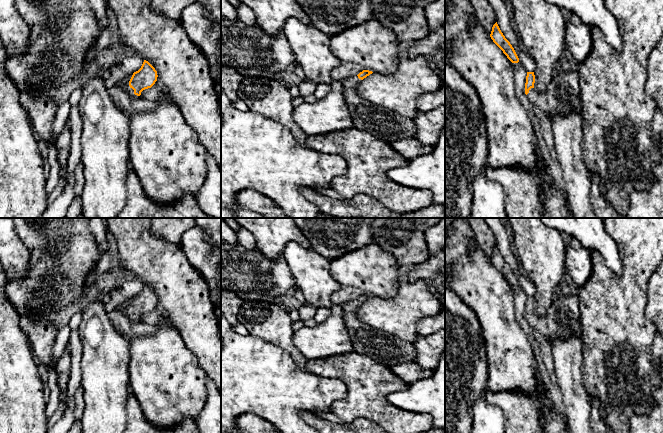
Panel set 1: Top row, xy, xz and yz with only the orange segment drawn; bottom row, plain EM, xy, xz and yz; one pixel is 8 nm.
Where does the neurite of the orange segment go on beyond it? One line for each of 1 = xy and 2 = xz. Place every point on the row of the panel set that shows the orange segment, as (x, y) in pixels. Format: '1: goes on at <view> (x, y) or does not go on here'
1: goes on at xy (126, 83)
2: goes on at xz (387, 125)

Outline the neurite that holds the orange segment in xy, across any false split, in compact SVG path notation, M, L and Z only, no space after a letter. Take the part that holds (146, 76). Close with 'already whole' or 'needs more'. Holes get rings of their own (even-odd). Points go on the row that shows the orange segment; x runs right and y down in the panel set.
M144 60L141 68L134 72L130 80L123 82L129 90L132 97L139 97L145 89L151 88L157 81L157 71L146 60Z | needs more

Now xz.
M363 70L358 75L342 81L353 127L366 131L389 144L396 139L414 138L417 127L413 119L372 104L357 94L357 87L372 73Z | needs more

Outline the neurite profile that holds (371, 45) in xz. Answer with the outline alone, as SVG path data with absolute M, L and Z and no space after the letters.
M371 19L332 35L331 52L345 63L355 63L372 72L390 75L397 70L400 43L395 34Z

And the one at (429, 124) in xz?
M441 105L431 111L417 111L413 118L416 124L415 137L418 141L428 146L435 146L438 136L445 127L445 105Z

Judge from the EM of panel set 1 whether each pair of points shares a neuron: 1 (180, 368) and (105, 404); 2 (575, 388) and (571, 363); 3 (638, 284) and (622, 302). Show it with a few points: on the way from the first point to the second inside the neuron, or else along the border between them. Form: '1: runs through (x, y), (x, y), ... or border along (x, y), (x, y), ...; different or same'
1: border along (127, 368), (128, 385), (131, 391); different
2: runs through (572, 382), (571, 369); same
3: runs through (634, 288), (624, 298); same

